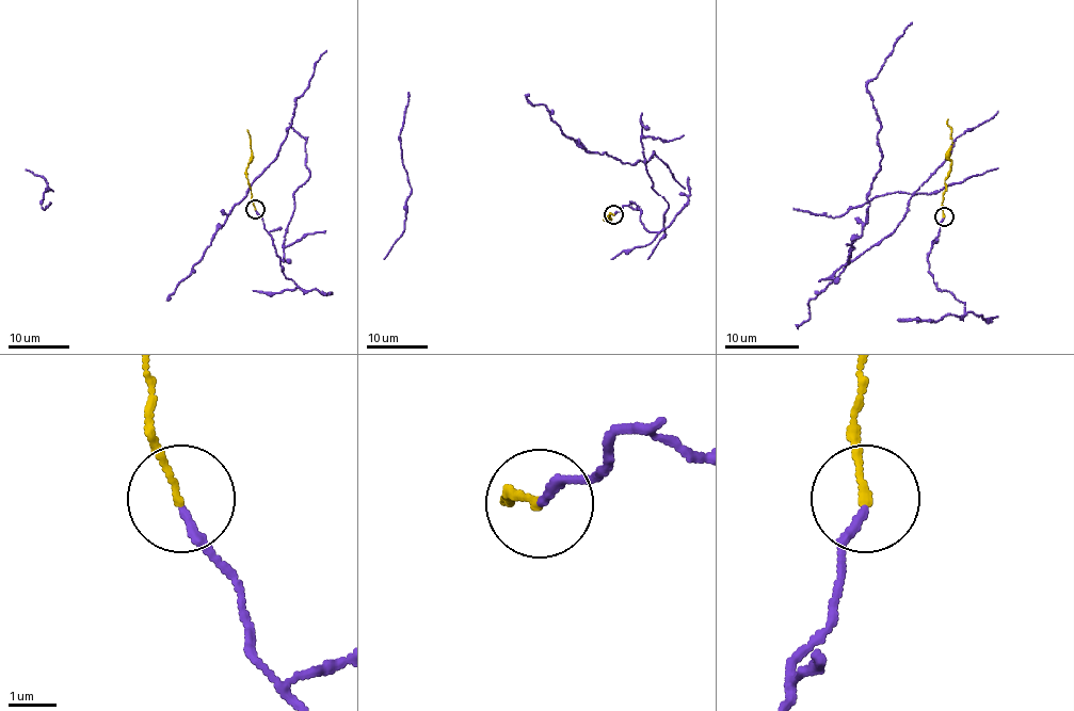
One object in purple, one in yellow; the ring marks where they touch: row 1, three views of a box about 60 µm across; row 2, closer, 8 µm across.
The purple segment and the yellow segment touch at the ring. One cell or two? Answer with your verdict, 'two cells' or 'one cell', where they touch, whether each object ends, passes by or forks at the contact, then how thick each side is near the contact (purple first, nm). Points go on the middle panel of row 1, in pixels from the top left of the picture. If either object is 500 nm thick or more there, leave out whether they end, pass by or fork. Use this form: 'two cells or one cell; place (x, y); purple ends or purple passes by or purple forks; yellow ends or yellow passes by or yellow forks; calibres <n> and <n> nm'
one cell; place (613, 214); purple ends; yellow ends; calibres 160 and 140 nm

